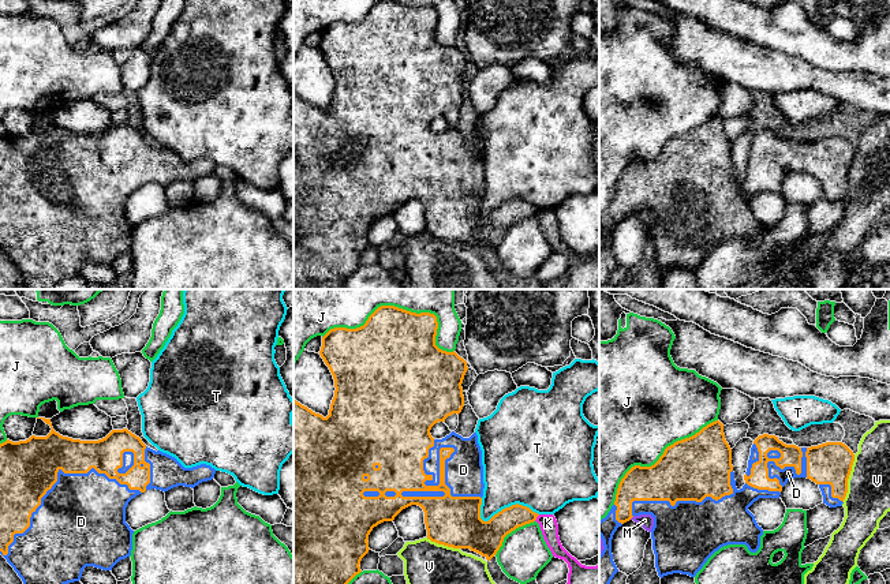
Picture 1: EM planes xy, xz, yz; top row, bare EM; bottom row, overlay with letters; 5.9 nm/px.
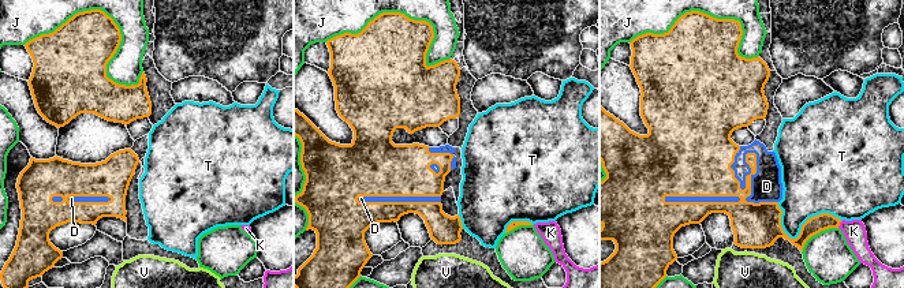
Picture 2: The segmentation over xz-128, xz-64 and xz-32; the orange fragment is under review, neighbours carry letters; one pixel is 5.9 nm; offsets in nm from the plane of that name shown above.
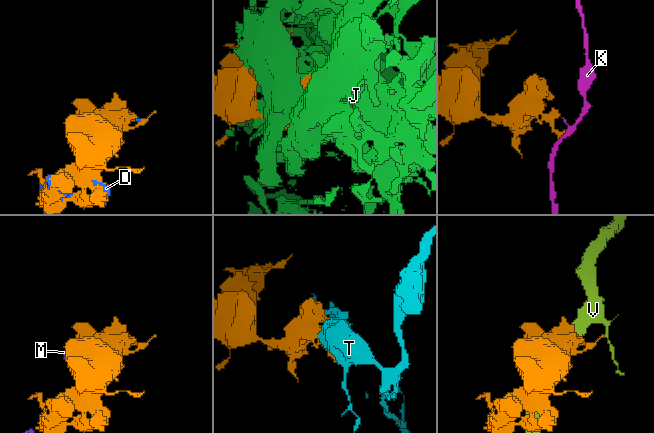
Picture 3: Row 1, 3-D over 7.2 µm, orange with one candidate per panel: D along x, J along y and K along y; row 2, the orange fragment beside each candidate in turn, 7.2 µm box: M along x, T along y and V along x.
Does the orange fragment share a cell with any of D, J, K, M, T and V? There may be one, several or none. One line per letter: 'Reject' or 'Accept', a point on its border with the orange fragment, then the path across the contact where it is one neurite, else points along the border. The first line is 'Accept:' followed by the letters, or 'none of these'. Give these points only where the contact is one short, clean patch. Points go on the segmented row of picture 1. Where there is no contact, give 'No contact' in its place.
Accept: D
D: Accept. Touches orange at xz (440, 453)
J: Reject. Touches orange at xz (402, 309)
K: Reject. Touches orange at xz (537, 516). Boundary: xz (539, 515), (534, 520)
M: Reject. Touches orange at yz (631, 517)
T: Reject. Touches orange at xz (500, 512)
V: Reject. Touches orange at yz (848, 478)

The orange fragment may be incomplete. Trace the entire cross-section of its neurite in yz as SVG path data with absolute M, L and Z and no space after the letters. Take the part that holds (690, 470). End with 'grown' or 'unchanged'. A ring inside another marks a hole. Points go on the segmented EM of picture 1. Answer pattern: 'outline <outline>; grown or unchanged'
outline M715 420L710 424L707 424L706 427L703 427L695 435L685 438L685 439L681 439L681 441L677 441L673 445L668 446L665 449L663 454L659 457L659 460L654 465L651 465L651 467L635 465L621 479L618 488L617 488L614 505L612 506L607 516L599 521L599 536L602 538L603 546L605 546L602 554L599 555L599 584L610 584L612 579L618 572L618 569L613 561L612 539L613 539L613 535L617 531L617 528L621 527L624 523L629 521L633 516L651 514L654 517L654 527L651 529L651 539L652 539L652 550L655 554L655 568L657 568L658 576L662 579L663 576L668 576L668 574L681 573L681 574L688 574L691 577L695 577L696 573L707 562L707 559L723 546L745 544L751 553L756 553L759 550L760 536L763 535L763 529L762 529L762 527L758 525L755 516L748 510L748 508L759 498L779 498L782 487L788 483L789 479L794 479L794 478L811 479L812 482L815 482L819 486L822 495L823 495L823 503L826 503L830 508L842 506L844 499L845 499L846 493L848 493L848 479L849 479L849 475L852 471L853 461L855 461L853 452L842 442L826 442L826 443L822 443L818 446L799 448L796 445L784 443L775 435L763 434L763 435L759 435L753 441L753 445L751 448L751 456L748 460L748 468L747 468L747 472L744 475L745 484L738 490L736 487L734 472L733 472L733 465L732 465L732 449L725 439L723 424L719 420Z; grown

